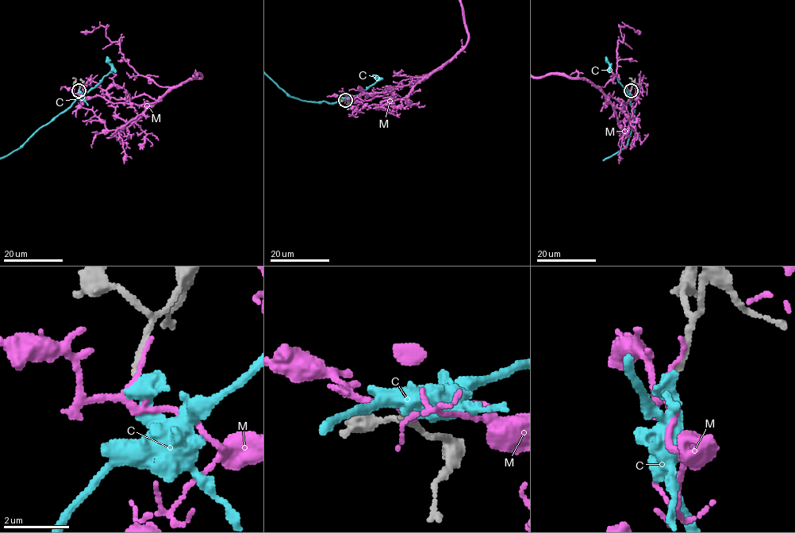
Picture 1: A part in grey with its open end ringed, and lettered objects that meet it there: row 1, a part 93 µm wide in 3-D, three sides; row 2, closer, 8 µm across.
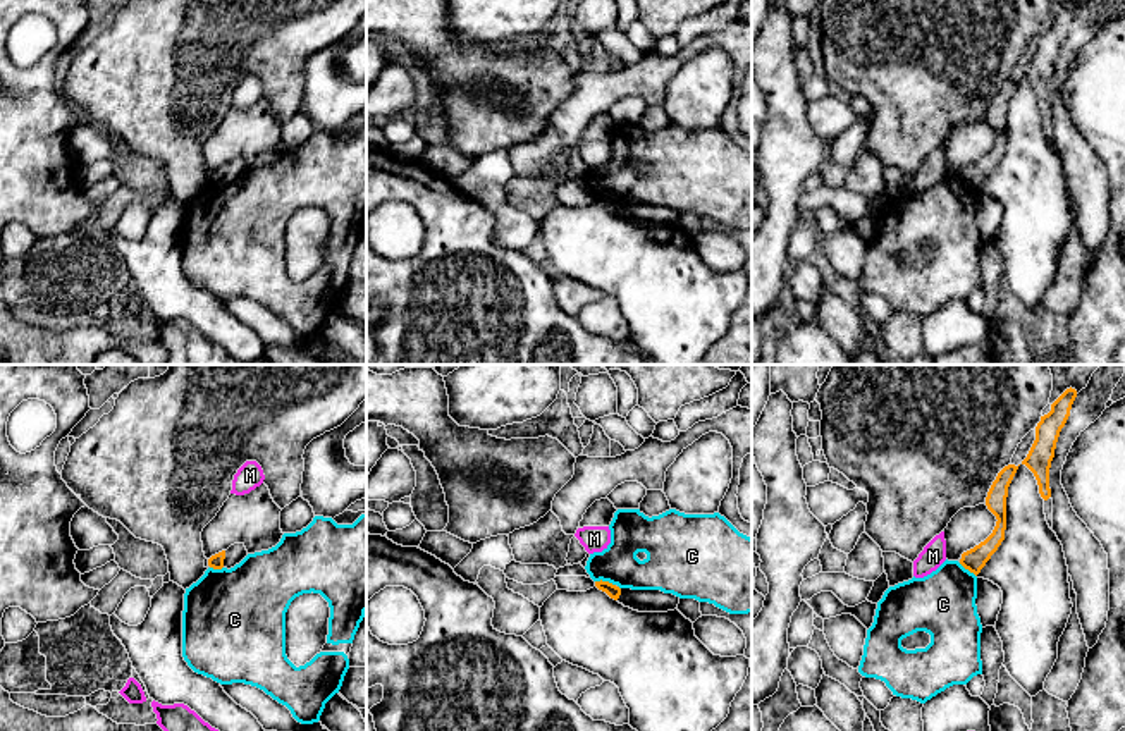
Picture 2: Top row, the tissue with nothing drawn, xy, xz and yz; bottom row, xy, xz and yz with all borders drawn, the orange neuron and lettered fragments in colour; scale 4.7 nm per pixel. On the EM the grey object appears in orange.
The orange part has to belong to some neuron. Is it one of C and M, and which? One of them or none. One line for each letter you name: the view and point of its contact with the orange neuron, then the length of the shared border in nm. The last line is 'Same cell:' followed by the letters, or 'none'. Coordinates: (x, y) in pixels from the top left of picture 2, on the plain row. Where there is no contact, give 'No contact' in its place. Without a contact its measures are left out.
Same cell: none

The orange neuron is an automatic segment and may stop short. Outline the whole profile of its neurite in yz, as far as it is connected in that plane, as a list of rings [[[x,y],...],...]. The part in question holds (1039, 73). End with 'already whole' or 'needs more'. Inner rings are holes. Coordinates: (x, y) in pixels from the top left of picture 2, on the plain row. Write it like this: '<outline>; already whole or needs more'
[[[1067,3],[1053,19],[1051,26],[1041,31],[1036,41],[1036,55],[1022,76],[1036,91],[1039,108],[1044,114],[1044,129],[1049,143],[1053,144],[1053,114],[1049,103],[1049,83],[1054,72],[1056,57],[1061,43],[1065,41],[1072,19],[1077,12],[1075,3]]]; needs more

